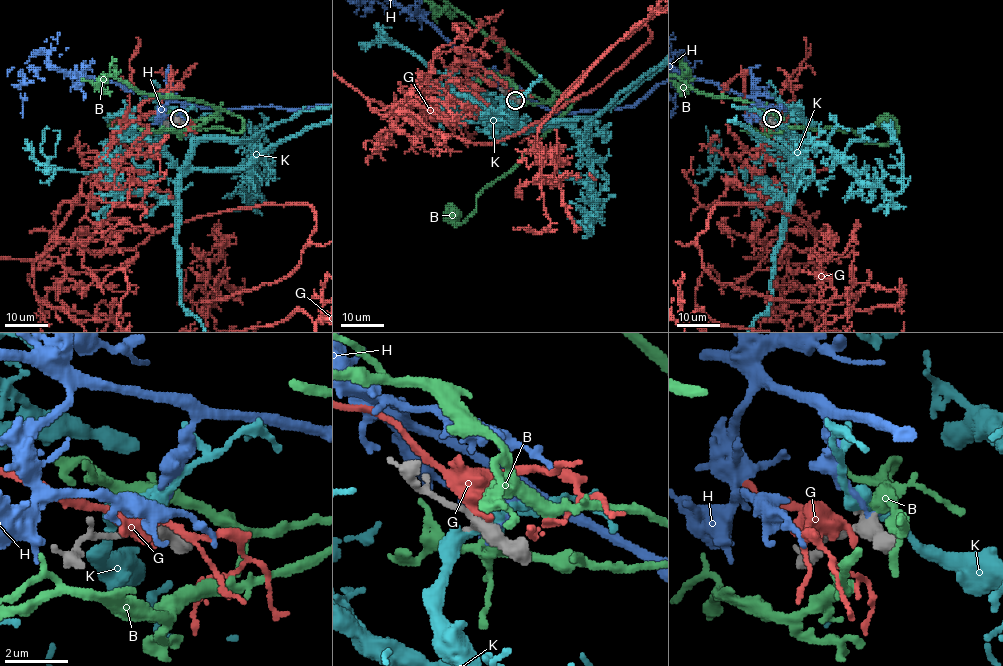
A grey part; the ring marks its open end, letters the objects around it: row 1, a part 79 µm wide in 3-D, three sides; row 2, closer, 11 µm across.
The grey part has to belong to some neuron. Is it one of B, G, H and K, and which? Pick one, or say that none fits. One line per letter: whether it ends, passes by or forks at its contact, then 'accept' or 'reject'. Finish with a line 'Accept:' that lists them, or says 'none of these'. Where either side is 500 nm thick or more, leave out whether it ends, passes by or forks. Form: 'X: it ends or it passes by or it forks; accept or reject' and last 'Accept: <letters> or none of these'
B: it forks; reject
G: reject
H: it ends; reject
K: it passes by; reject
Accept: none of these

